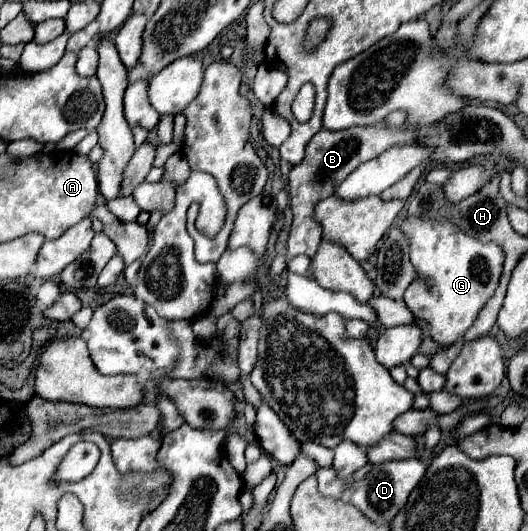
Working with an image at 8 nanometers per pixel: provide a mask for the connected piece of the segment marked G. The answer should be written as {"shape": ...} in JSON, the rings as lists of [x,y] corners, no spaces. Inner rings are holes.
{"shape":[[[406,218],[402,230],[410,238],[410,260],[418,274],[418,278],[408,286],[403,295],[404,304],[410,308],[416,320],[428,322],[430,338],[434,342],[438,342],[440,346],[450,346],[460,336],[464,336],[464,332],[476,320],[482,304],[486,304],[486,300],[494,294],[494,288],[498,286],[498,276],[502,272],[502,250],[496,244],[482,244],[462,234],[448,220],[432,222],[422,218]]]}

